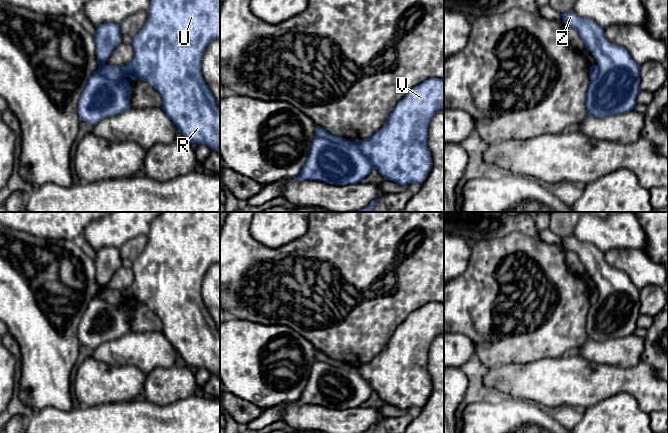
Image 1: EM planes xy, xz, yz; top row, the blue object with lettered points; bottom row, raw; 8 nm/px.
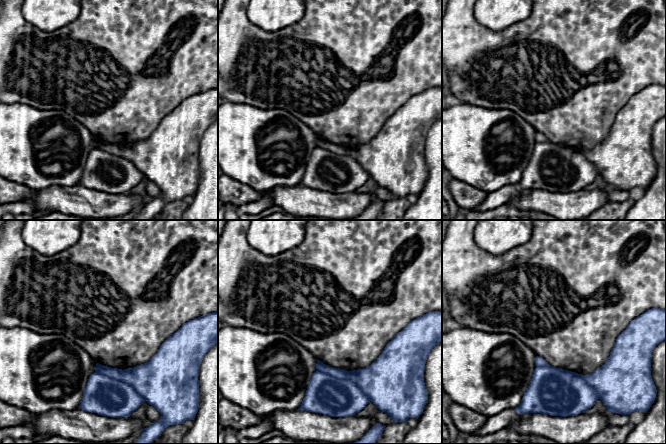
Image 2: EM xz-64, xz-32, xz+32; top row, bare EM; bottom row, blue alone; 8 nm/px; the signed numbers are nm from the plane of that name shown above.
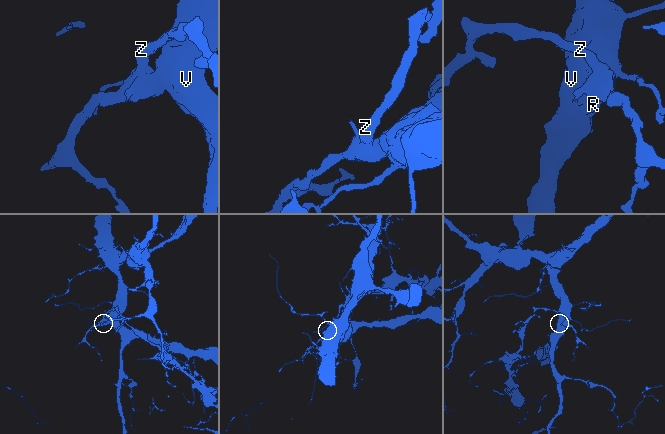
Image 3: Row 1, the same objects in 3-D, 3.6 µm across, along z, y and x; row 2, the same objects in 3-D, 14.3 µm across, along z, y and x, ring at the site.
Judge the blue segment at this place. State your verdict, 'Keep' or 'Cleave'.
Cleave

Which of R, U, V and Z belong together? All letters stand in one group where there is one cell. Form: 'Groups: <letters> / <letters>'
Groups: R U V / Z

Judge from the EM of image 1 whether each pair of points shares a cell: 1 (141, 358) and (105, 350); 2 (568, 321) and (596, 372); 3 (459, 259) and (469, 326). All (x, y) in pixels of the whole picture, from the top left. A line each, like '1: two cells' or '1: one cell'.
1: one cell
2: two cells
3: two cells

